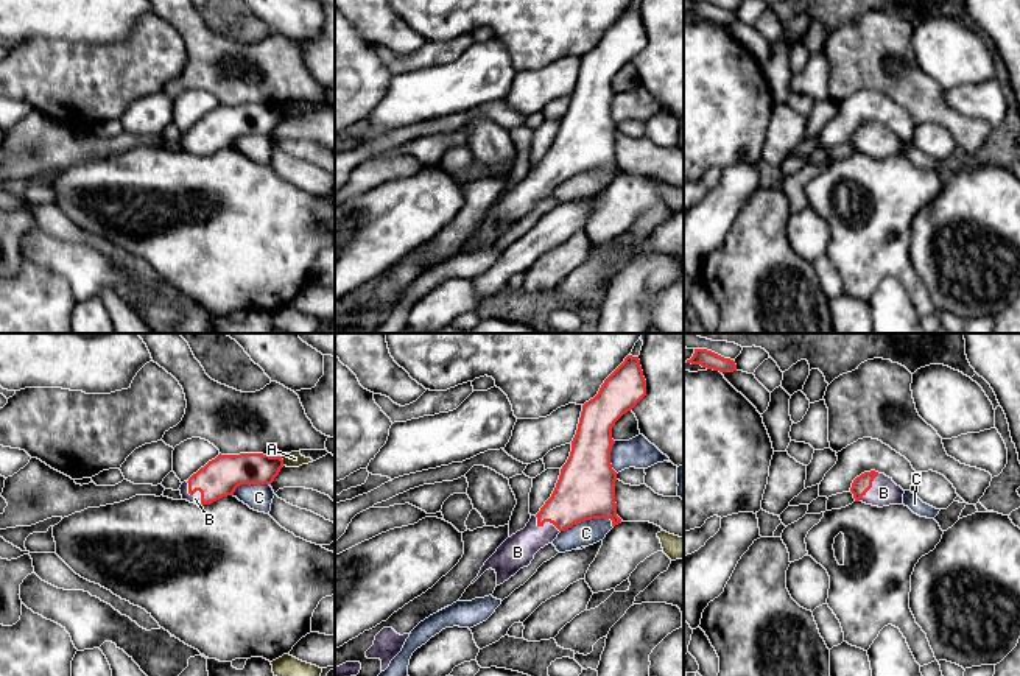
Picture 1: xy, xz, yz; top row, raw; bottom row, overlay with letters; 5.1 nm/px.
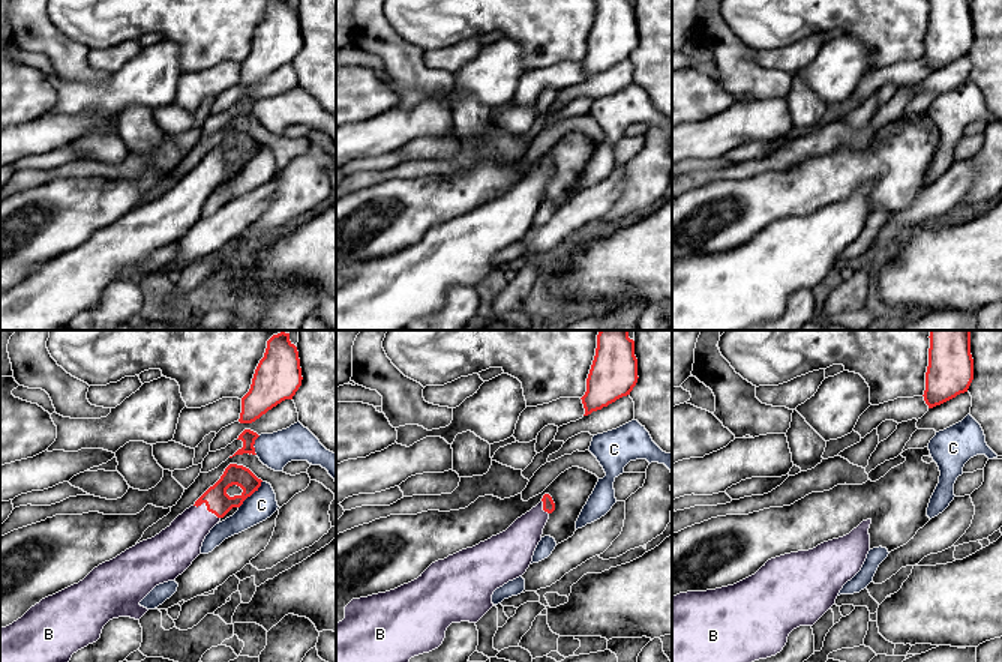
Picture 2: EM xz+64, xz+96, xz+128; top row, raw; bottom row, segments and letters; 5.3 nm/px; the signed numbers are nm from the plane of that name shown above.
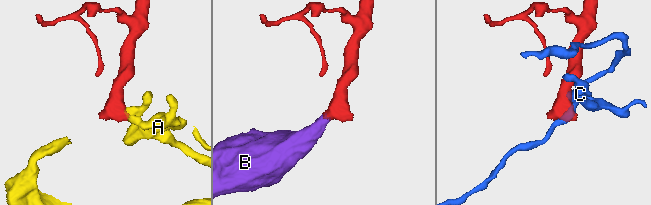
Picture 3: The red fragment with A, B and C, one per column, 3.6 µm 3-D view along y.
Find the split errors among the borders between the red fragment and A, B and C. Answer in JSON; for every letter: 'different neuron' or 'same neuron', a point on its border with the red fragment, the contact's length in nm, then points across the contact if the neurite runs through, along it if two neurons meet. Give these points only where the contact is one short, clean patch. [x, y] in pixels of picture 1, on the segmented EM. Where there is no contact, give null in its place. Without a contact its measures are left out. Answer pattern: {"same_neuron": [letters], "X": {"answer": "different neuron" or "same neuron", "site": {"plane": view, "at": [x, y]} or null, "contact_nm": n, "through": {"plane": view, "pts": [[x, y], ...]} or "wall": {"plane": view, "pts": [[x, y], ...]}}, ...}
{"same_neuron": ["B"], "A": {"answer": "different neuron", "site": {"plane": "xy", "at": [282, 461]}, "contact_nm": 50, "wall": {"plane": "xy", "pts": [[281, 457], [284, 464]]}}, "B": {"answer": "same neuron", "site": {"plane": "xy", "at": [195, 491]}, "contact_nm": 150, "through": {"plane": "xy", "pts": [[220, 477], [195, 491], [195, 499]]}}, "C": {"answer": "different neuron", "site": {"plane": "xz", "at": [586, 519]}, "contact_nm": 280}}

